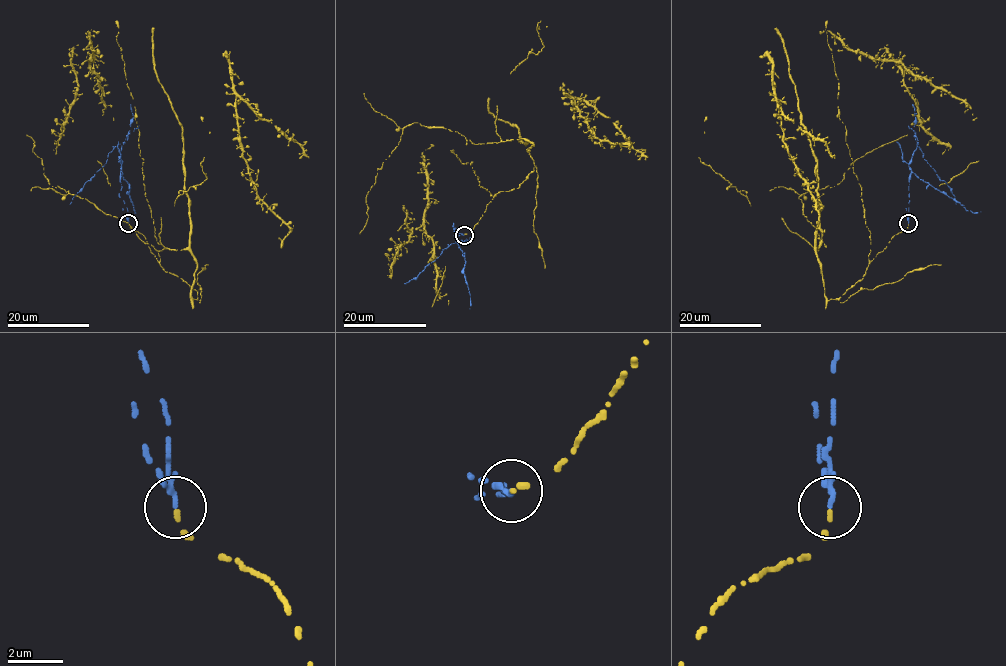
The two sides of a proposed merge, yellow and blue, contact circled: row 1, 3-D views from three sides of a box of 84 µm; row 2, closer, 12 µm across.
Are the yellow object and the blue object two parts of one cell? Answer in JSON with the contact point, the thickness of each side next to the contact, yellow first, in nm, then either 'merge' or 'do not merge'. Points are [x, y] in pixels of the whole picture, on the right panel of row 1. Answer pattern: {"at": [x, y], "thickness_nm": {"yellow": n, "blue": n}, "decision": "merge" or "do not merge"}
{"at": [908, 223], "thickness_nm": {"yellow": 170, "blue": 180}, "decision": "do not merge"}

